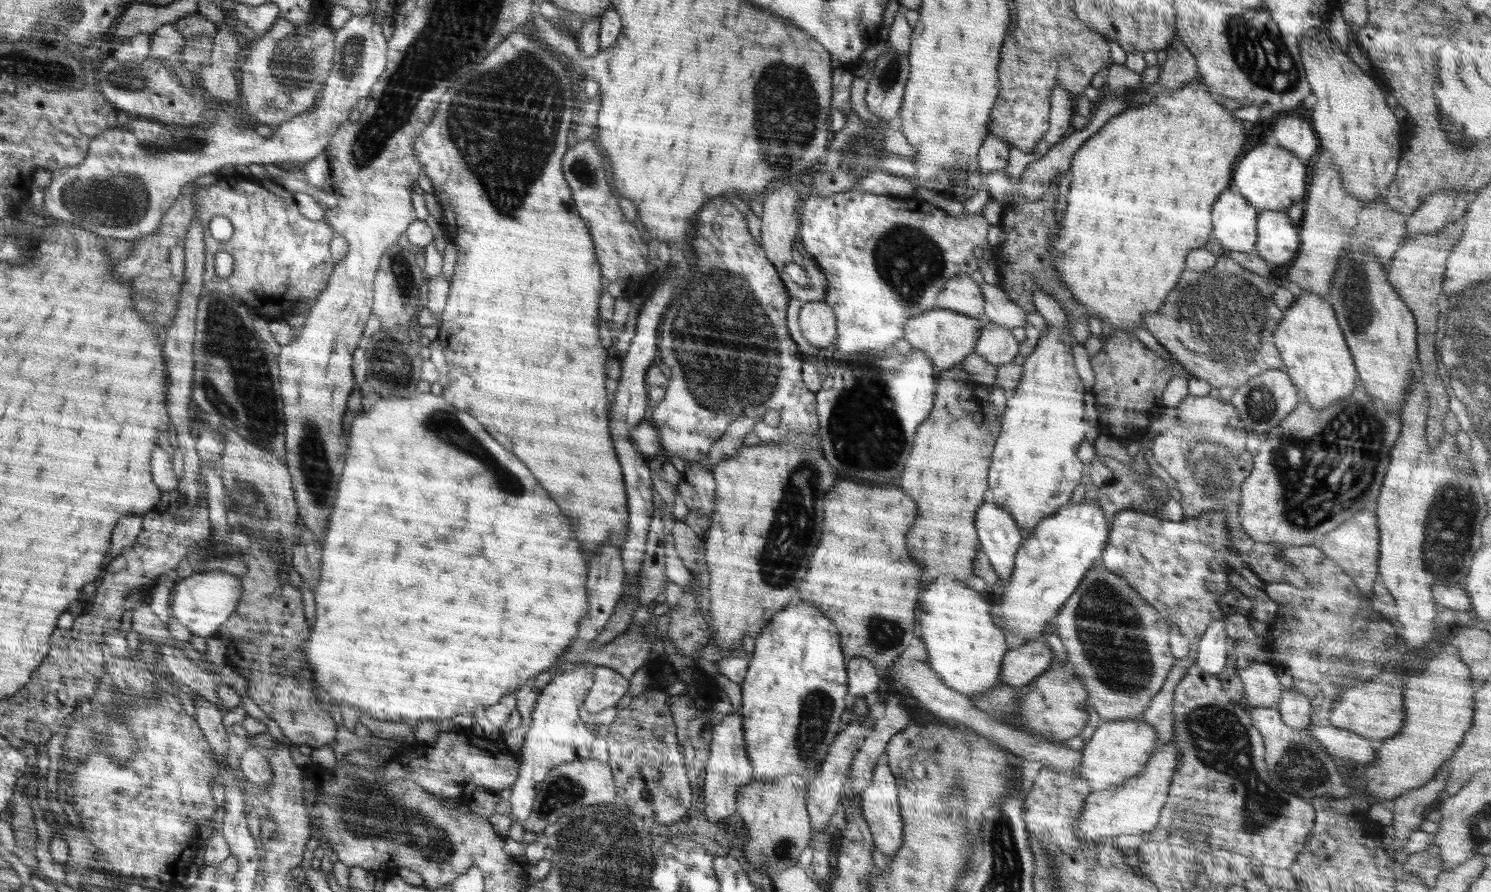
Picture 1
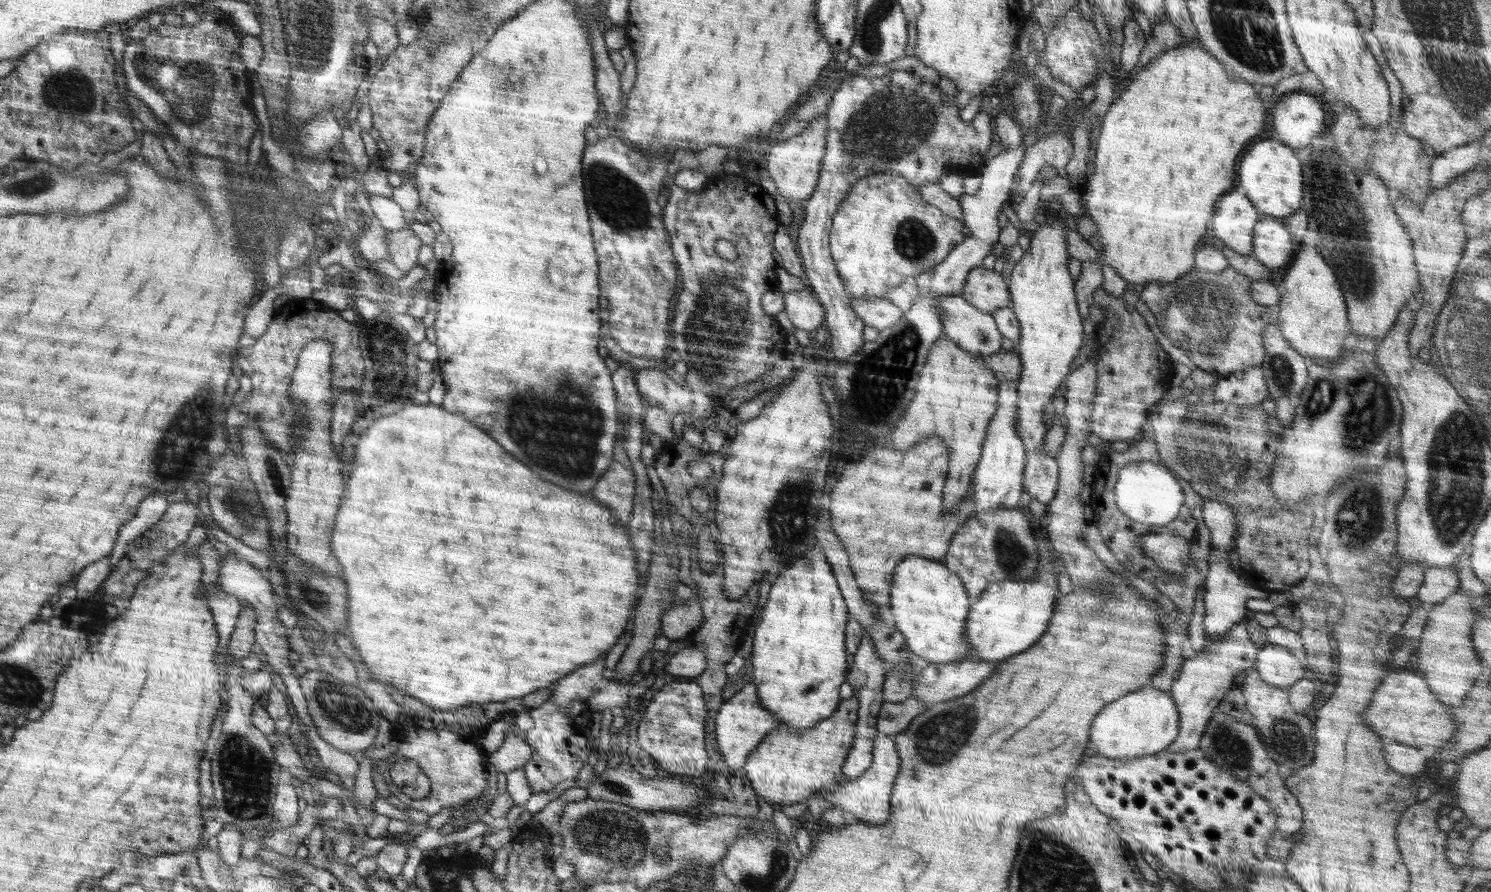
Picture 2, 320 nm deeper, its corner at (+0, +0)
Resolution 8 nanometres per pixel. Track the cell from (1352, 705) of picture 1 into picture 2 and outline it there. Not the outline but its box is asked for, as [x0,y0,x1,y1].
[1364,672,1456,749]

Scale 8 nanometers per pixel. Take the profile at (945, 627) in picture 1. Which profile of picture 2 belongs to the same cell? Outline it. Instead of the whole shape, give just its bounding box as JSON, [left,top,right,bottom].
[890,555,970,664]

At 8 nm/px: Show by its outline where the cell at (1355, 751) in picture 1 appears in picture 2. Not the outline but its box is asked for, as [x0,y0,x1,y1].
[1384,740,1429,774]

